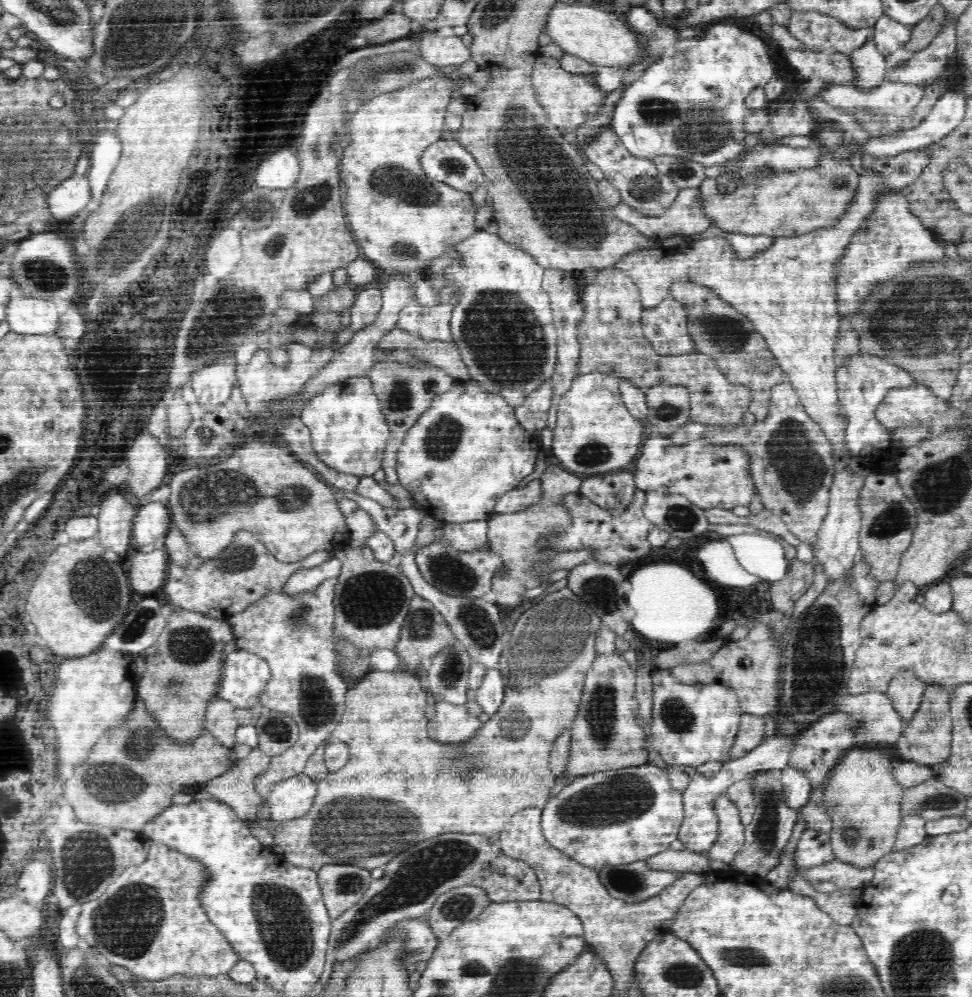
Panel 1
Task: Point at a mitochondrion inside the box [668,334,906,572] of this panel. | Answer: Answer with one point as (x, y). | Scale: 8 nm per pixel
(795, 462)

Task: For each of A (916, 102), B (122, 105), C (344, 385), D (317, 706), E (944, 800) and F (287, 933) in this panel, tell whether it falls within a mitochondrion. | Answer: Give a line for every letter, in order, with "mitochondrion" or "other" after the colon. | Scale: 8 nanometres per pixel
A: other
B: other
C: other
D: mitochondrion
E: mitochondrion
F: mitochondrion

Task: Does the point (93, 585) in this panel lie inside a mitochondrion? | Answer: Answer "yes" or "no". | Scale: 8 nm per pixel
yes

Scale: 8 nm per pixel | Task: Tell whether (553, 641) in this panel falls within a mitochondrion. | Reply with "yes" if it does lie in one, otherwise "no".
yes

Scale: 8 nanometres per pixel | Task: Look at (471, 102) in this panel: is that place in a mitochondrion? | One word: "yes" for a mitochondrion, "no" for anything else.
no

